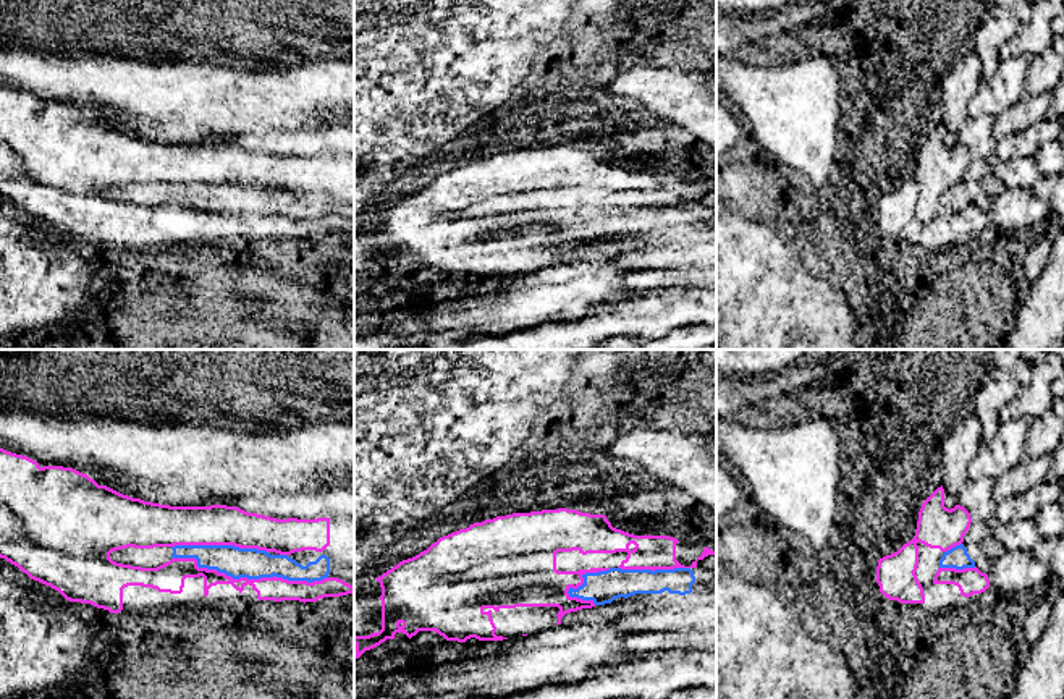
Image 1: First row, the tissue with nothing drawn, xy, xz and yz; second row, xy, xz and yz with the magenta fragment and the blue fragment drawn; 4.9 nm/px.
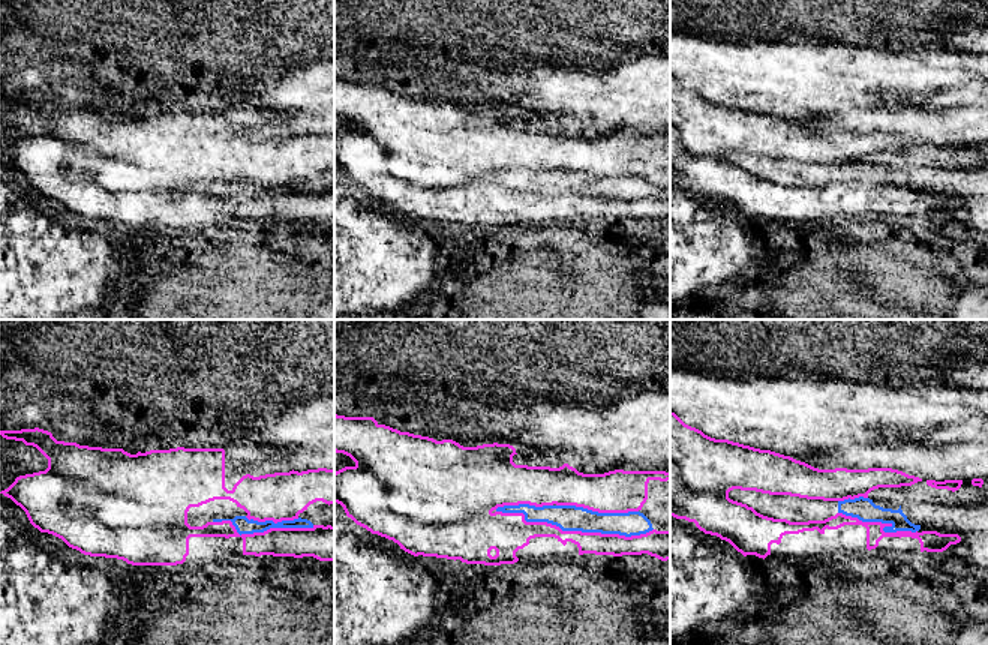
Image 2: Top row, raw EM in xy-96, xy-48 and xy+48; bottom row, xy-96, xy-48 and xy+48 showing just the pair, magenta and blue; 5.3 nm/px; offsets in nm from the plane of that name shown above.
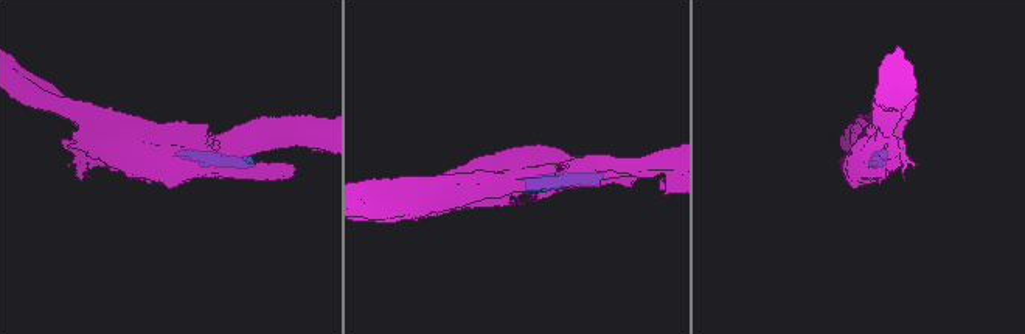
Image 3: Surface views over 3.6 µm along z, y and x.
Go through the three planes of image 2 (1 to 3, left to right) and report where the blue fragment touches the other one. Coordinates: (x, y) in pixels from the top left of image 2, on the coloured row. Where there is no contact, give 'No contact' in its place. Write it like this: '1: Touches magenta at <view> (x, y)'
1: Touches magenta at xy-96 (263, 533)
2: Touches magenta at xy-48 (573, 531)
3: Touches magenta at xy+48 (880, 522)

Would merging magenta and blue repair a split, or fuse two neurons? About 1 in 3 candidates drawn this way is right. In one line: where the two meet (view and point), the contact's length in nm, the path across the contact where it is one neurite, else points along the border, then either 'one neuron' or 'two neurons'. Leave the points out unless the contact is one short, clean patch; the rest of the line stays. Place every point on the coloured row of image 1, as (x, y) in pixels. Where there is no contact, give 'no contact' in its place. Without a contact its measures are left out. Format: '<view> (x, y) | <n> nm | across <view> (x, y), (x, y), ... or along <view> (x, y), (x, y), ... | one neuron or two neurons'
xy (246, 578) | 800 nm | two neurons

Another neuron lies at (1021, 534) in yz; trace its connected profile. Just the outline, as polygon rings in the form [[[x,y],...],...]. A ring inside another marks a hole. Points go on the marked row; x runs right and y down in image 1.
[[[1014,518],[1007,524],[999,524],[991,536],[1006,547],[1006,550],[1032,552],[1037,540],[1041,537],[1033,518]]]

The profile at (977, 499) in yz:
[[[991,477],[972,479],[959,495],[959,505],[970,513],[972,521],[988,521],[994,515],[993,485]]]

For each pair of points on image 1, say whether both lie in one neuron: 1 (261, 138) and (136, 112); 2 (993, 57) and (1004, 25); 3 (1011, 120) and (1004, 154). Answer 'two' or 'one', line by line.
1: two
2: one
3: two

